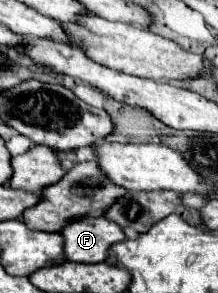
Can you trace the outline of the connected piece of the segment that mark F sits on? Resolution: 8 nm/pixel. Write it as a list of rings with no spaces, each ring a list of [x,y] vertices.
[[[104,216],[78,218],[68,222],[60,230],[64,238],[64,256],[70,262],[102,262],[112,242],[124,240],[120,226],[112,224]]]

